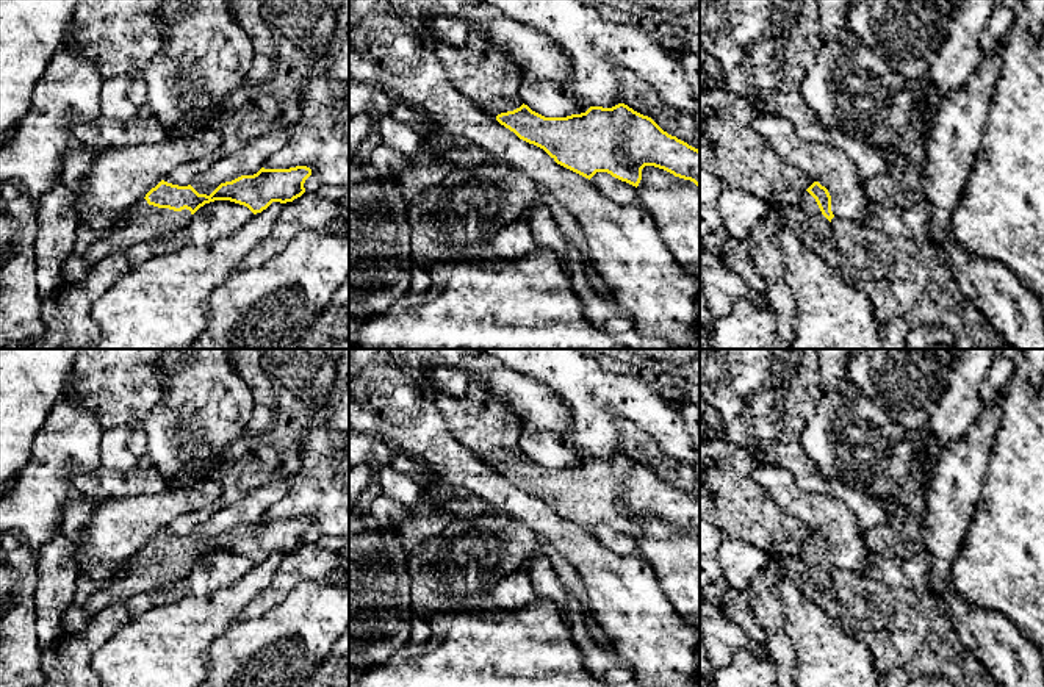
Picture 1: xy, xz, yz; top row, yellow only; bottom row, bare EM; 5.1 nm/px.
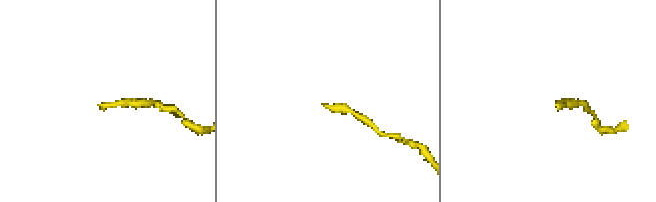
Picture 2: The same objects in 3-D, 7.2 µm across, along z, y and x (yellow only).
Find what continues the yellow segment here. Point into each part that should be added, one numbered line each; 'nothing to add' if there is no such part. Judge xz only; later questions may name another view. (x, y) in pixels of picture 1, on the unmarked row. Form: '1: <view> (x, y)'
1: xz (495, 459)

